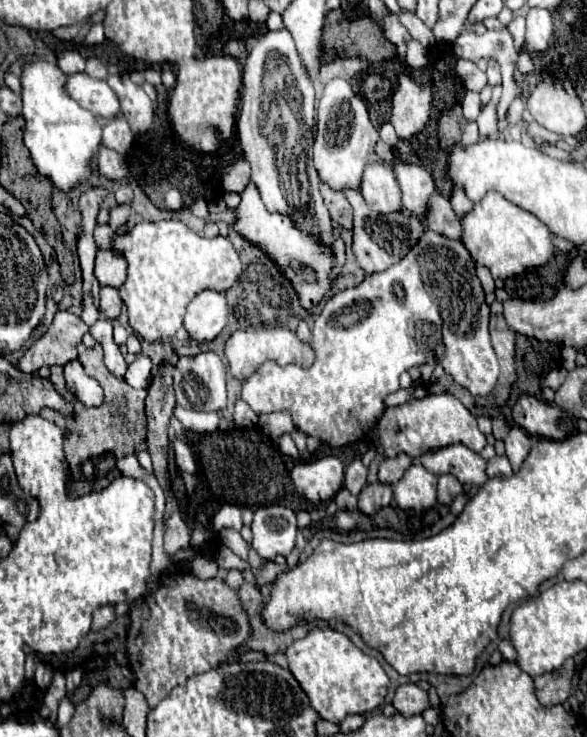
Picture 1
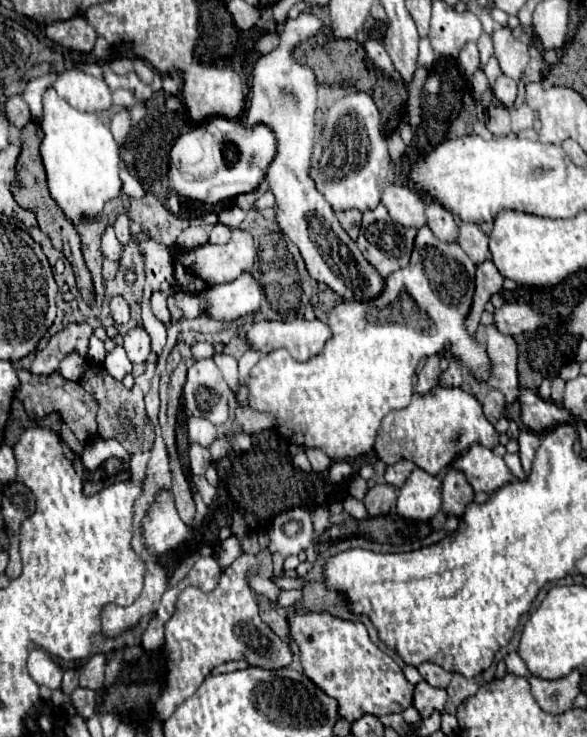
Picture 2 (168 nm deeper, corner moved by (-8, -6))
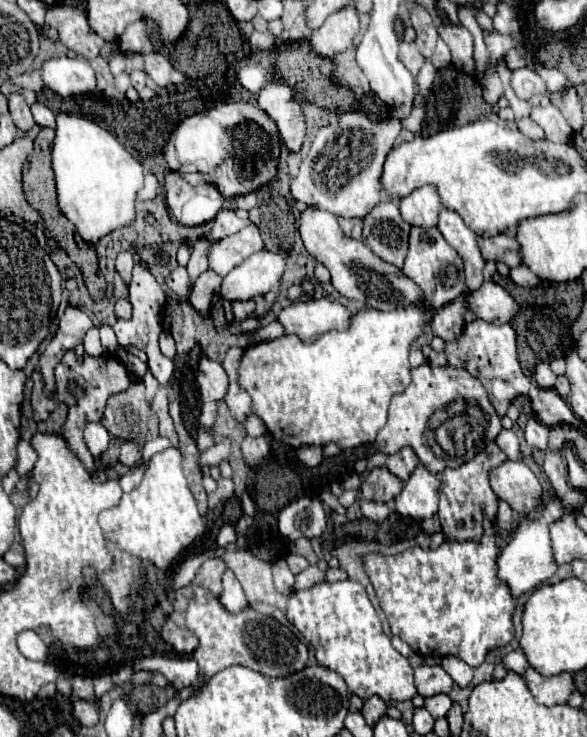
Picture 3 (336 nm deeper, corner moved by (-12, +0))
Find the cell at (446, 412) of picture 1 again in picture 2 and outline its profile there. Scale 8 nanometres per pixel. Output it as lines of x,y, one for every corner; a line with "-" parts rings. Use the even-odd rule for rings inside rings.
436,387
428,395
414,395
408,407
390,411
382,419
374,449
386,465
394,465
400,459
412,459
430,475
440,475
450,467
452,459
464,453
472,443
480,443
488,449
498,445
498,433
484,417
480,403
462,389

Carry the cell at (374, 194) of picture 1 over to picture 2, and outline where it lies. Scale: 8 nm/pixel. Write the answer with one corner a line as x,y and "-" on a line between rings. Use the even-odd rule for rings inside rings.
388,185
382,191
382,205
390,217
404,227
424,227
424,201
404,185

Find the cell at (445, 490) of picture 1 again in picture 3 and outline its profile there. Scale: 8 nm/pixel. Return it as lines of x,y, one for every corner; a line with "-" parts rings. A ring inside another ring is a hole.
492,441
472,461
464,463
456,469
446,469
442,473
438,519
440,519
440,525
442,525
442,533
448,541
480,541
484,513
494,523
494,517
496,517
496,511
498,511
498,495
492,491
488,475
494,467
502,465
504,461
508,461
506,453
496,445
496,441

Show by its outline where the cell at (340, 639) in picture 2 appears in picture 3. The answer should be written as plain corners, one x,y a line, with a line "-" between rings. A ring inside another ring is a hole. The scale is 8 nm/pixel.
346,579
336,583
320,583
312,589
294,591
288,597
286,615
314,647
318,663
340,673
350,693
360,695
364,701
378,695
386,703
406,701
416,695
414,669
384,635
378,613
370,603
364,585
358,581

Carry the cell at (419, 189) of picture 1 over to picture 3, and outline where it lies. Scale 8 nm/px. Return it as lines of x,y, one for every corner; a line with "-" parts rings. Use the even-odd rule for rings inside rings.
442,209
438,229
444,235
444,239
458,251
464,263
466,285
470,291
475,291
482,285
483,267
485,261
478,247
478,237
472,233
472,229
466,227
462,217
456,211

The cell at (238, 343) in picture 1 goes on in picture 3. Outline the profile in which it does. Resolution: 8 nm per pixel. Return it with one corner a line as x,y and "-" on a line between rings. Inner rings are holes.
320,297
292,303
280,311
278,321
284,325
286,333
296,333
302,341
316,341
316,337
332,329
348,329
350,317
350,309
340,301

